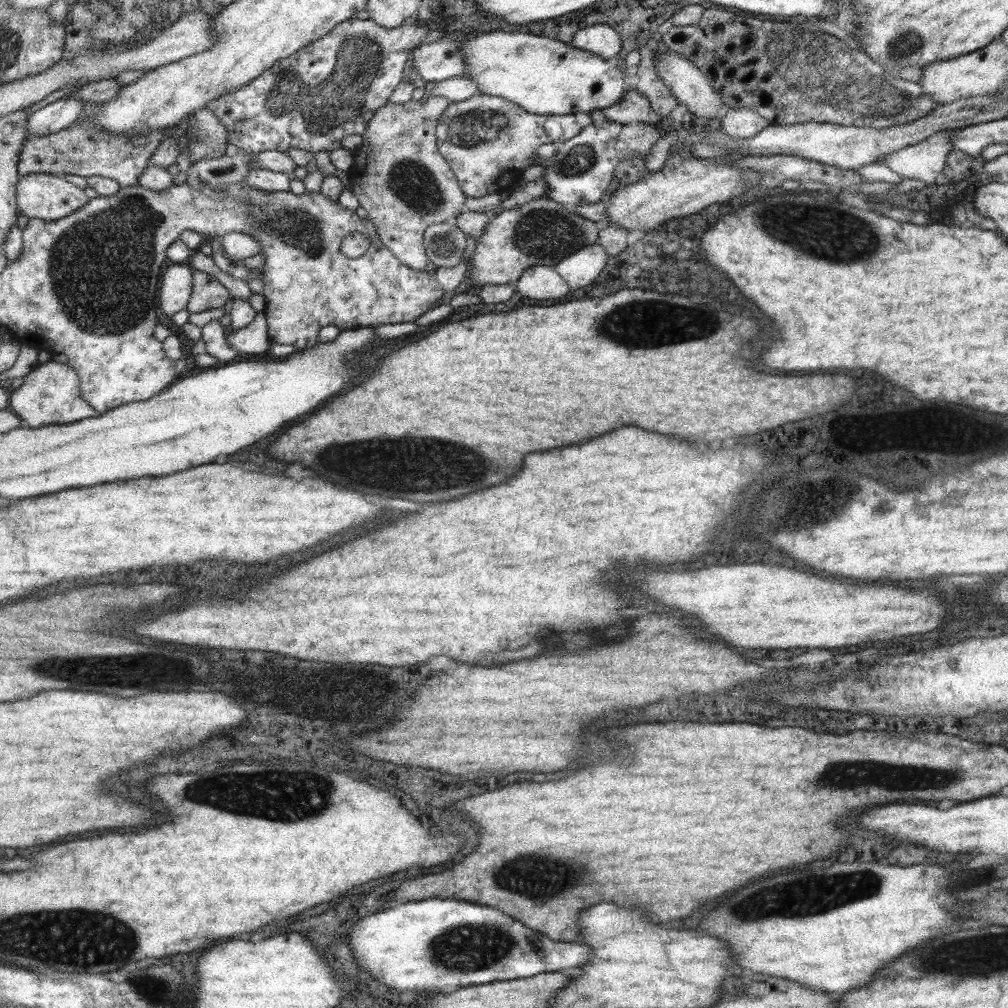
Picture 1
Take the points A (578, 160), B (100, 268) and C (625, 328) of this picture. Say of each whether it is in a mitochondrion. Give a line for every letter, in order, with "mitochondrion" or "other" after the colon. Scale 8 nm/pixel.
A: mitochondrion
B: mitochondrion
C: mitochondrion

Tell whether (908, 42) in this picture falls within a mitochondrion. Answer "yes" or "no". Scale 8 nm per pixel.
yes

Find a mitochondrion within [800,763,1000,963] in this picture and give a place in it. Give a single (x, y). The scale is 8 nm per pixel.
(975, 883)

